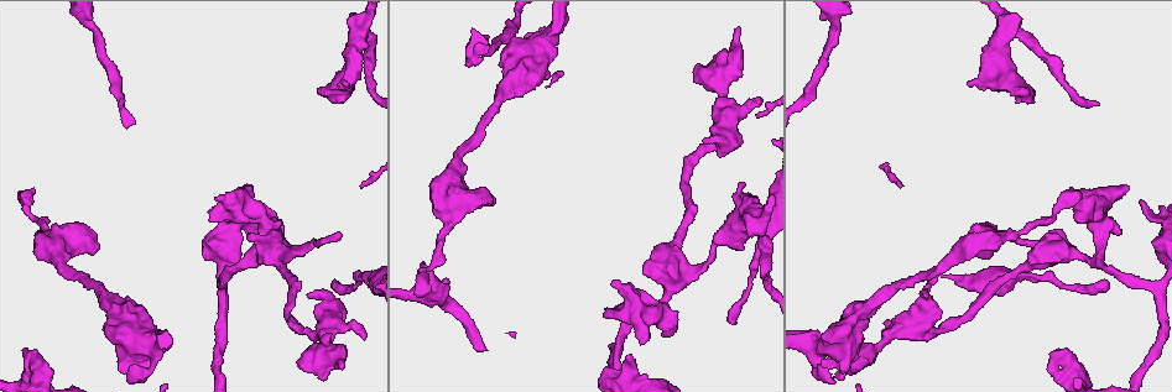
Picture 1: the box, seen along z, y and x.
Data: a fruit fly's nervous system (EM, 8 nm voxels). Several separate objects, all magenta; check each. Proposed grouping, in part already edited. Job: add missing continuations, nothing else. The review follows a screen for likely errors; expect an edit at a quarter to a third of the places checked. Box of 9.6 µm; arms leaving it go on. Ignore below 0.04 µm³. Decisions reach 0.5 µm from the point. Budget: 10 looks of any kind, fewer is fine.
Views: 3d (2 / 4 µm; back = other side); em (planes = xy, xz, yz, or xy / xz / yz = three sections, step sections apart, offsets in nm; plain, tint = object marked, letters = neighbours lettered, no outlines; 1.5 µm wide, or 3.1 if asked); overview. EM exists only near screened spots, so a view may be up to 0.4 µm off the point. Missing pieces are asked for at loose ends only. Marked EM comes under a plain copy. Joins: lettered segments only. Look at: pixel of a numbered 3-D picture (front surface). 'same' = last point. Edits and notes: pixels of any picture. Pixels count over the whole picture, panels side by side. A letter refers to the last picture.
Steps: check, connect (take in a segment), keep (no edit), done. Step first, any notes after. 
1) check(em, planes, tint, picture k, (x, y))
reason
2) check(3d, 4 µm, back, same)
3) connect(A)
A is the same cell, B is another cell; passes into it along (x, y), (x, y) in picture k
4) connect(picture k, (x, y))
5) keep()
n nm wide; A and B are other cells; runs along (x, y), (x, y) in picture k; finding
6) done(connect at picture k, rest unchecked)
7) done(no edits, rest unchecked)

check(em, planes, letters, picture 1, (1080, 195))
long arm stops here

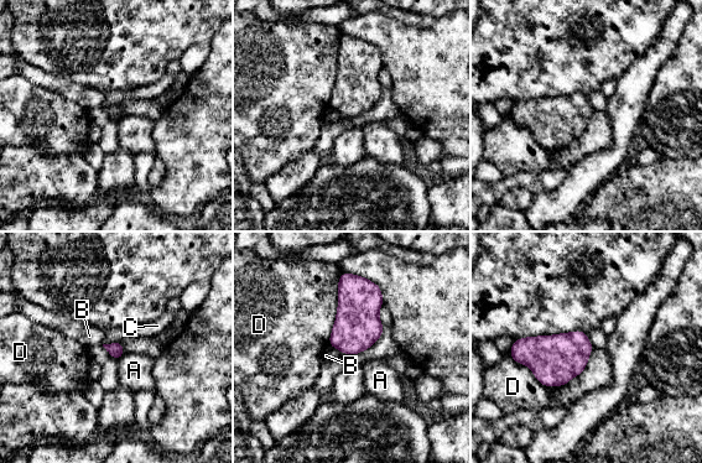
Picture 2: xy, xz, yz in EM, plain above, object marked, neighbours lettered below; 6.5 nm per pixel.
keep()
A, B, C and D are other cells; none of them fits

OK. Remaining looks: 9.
check(3d, 4 µm, picture 1, (1107, 282))
free end

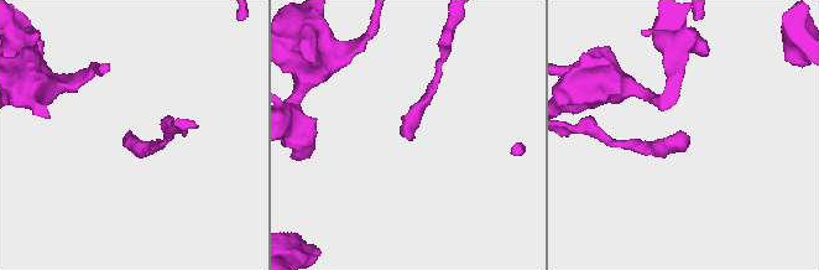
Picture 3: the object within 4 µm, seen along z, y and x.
check(em, yz, step 8, letters, picture 3, (407, 133))
need the tissue

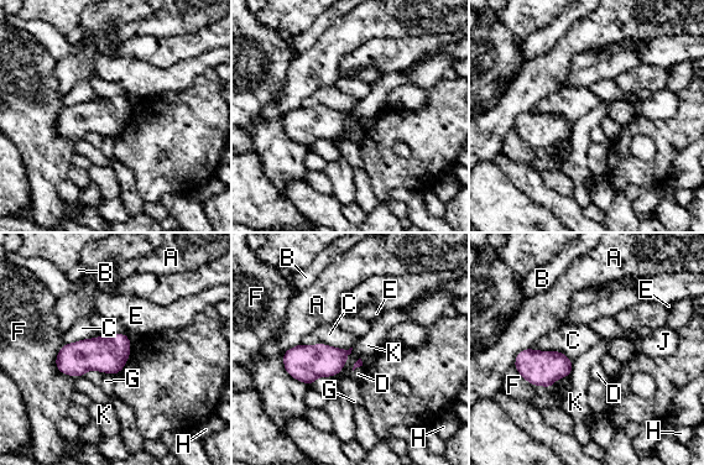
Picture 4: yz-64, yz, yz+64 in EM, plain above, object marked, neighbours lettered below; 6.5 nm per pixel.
keep()
C touches over 320 nm; A, B, C, D, E, F, G, H, J and K are other cells; border along (302, 343), (352, 348) in picture 4; none of them fits

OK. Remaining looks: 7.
check(em, xy, step 4, tint, picture 1, (344, 81))
branch stops here

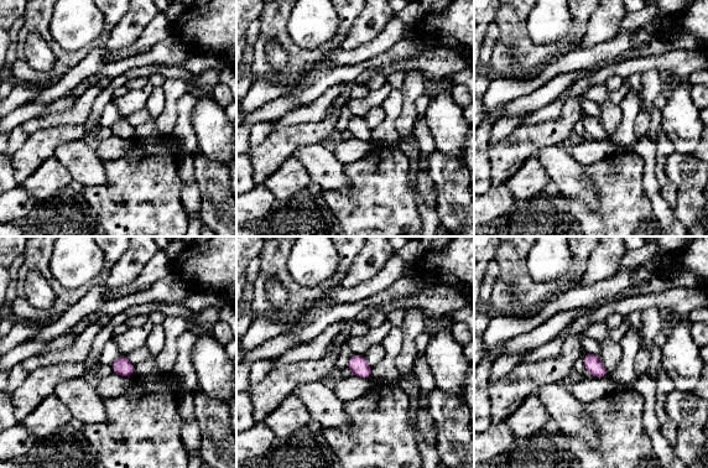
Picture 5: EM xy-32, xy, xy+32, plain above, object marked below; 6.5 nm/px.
check(em, planes, letters, same)

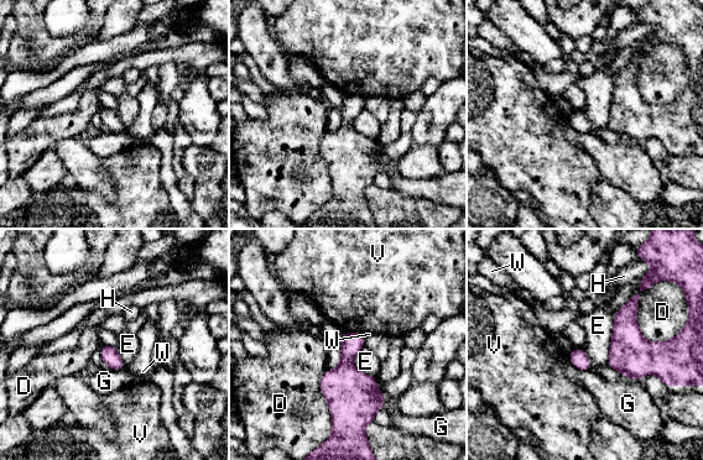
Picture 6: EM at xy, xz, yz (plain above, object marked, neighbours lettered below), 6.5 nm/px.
keep()
D, E, G, H, V and W are other cells; border along (614, 318), (607, 365) in picture 6; no lettered segment goes on from it

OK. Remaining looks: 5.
check(em, planes, letters, picture 1, (342, 366))
an open end

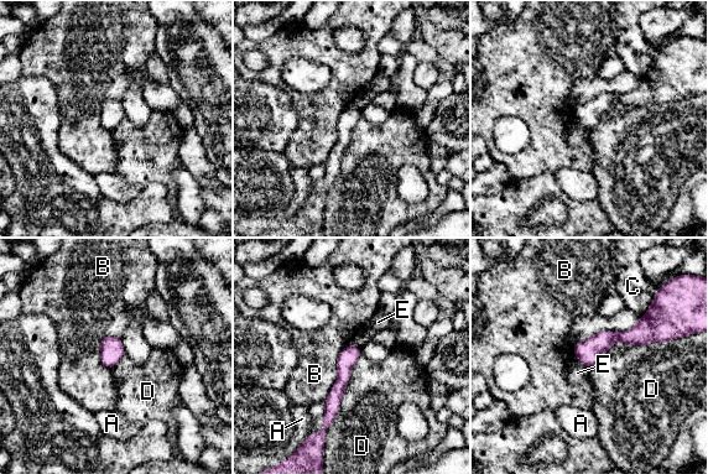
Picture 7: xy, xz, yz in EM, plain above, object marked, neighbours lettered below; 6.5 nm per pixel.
keep()
A, B, C, D and E are other cells; runs along (661, 338), (610, 337), (576, 349) in picture 7; none of them fits

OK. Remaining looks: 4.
done(no edits, rest unchecked)

